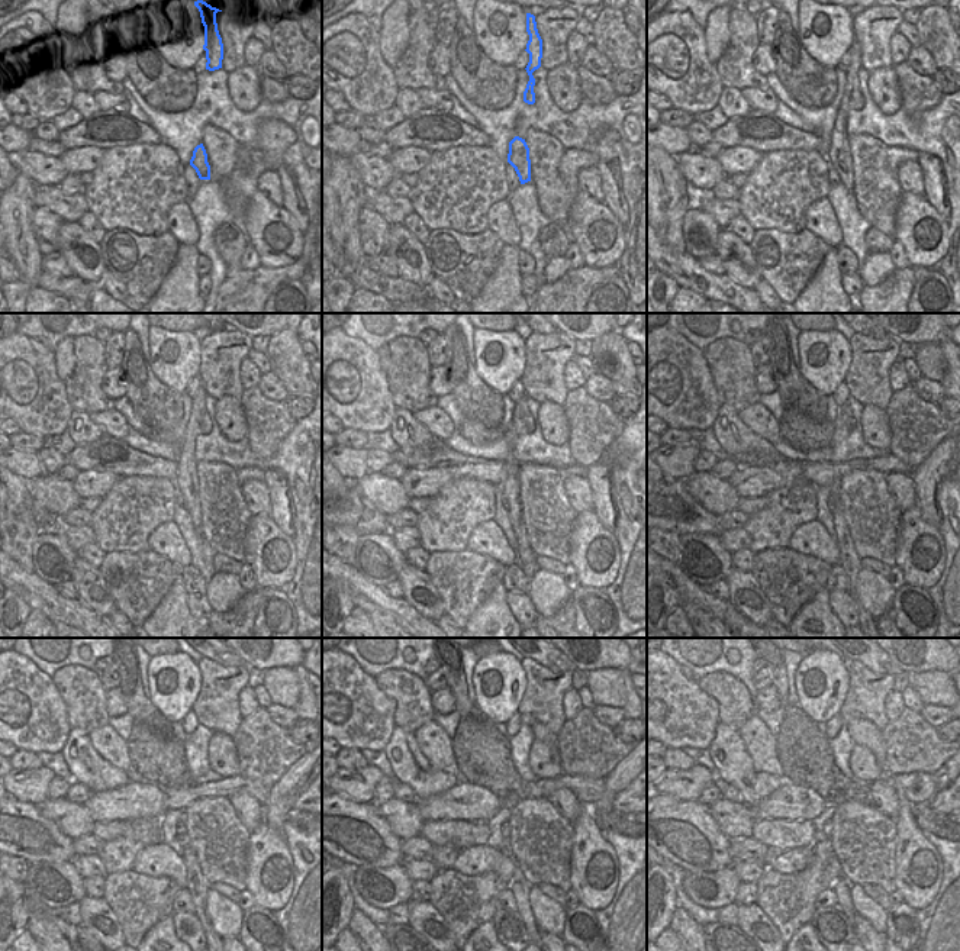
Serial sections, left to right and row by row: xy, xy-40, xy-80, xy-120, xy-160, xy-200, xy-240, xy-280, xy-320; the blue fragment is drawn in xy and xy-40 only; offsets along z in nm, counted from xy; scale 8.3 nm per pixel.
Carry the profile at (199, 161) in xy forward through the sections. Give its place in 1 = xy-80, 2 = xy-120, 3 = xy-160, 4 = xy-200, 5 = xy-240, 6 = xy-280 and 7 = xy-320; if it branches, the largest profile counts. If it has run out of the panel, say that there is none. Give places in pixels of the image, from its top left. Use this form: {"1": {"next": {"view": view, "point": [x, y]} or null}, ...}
{"1": {"next": {"view": "xy-80", "point": [838, 155]}}, "2": {"next": {"view": "xy-120", "point": [199, 422]}}, "3": {"next": {"view": "xy-160", "point": [525, 558]}}, "4": {"next": {"view": "xy-200", "point": [849, 560]}}, "5": {"next": {"view": "xy-240", "point": [197, 886]}}, "6": {"next": {"view": "xy-280", "point": [519, 886]}}, "7": {"next": {"view": "xy-320", "point": [841, 887]}}}

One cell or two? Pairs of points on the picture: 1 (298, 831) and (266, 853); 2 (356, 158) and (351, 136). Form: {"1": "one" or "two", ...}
{"1": "two", "2": "two"}

